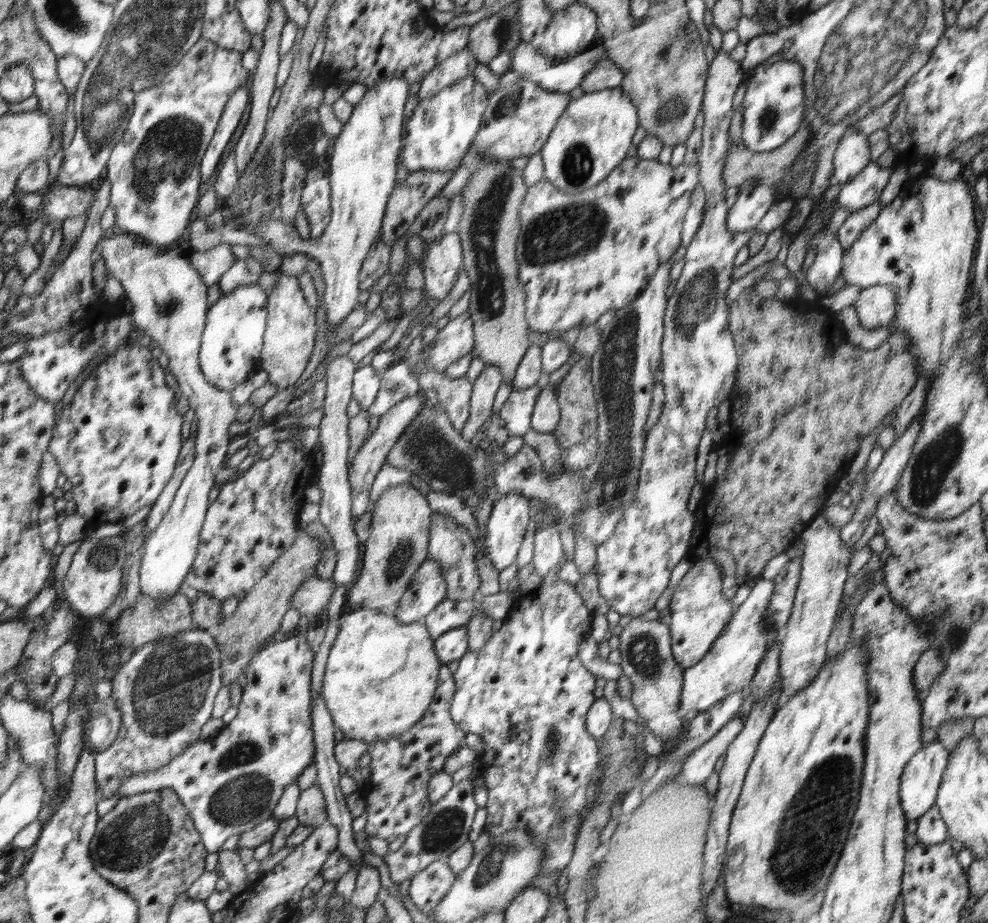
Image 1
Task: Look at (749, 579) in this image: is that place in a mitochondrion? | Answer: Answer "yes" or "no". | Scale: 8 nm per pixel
no

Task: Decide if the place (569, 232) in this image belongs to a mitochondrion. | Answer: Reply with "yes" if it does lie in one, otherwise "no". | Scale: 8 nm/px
yes

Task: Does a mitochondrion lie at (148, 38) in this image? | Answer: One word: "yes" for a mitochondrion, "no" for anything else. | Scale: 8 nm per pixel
yes

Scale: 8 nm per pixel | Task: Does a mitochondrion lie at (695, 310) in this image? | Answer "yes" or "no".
yes

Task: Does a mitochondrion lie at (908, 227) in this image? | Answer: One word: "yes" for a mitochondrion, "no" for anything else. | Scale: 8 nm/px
no

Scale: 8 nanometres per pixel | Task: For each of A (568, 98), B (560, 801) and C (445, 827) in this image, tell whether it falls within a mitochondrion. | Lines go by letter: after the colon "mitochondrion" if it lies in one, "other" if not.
A: other
B: mitochondrion
C: mitochondrion

